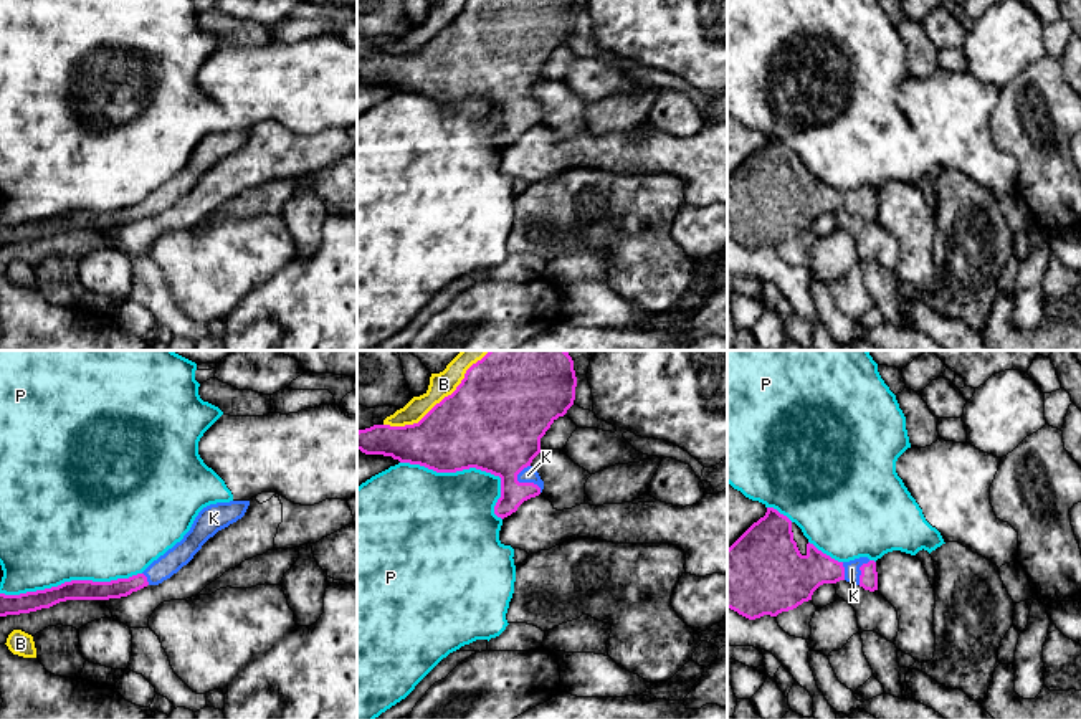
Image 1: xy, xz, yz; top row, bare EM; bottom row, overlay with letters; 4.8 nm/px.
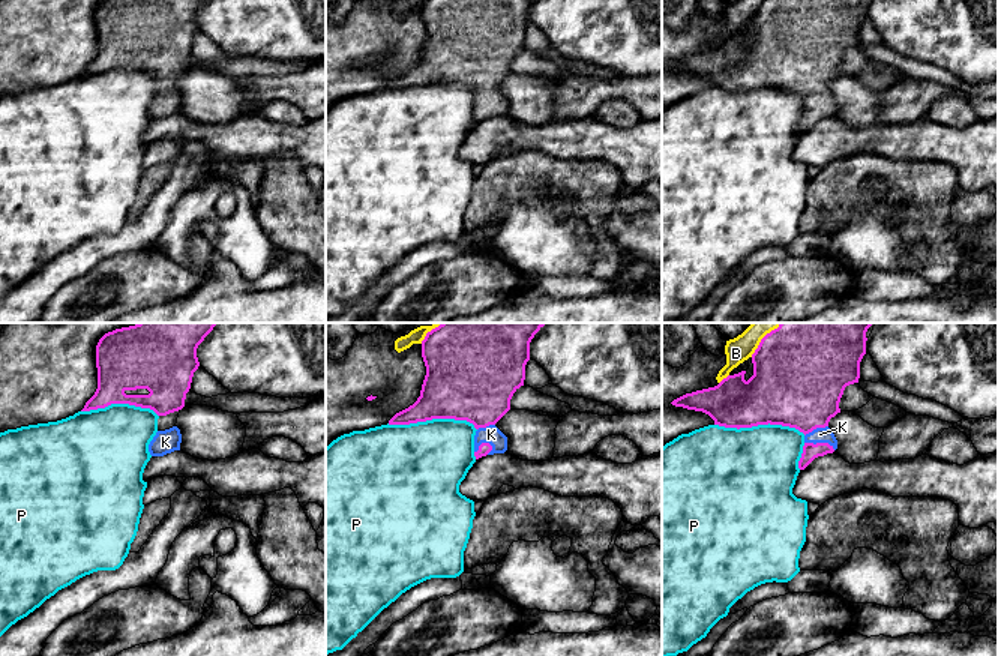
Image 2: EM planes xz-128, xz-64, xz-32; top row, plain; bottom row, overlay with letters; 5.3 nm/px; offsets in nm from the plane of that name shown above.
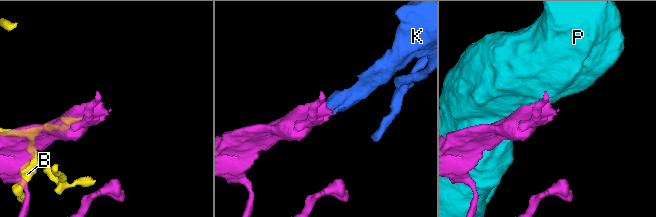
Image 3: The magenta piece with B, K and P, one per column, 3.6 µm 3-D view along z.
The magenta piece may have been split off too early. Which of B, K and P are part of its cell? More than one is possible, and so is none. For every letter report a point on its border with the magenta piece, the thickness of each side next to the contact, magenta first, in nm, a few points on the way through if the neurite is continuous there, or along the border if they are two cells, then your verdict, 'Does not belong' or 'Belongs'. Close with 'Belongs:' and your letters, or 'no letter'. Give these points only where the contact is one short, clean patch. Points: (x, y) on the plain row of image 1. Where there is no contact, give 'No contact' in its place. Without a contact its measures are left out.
B: Touches magenta at xz (430, 40). Thickness 400 nm (magenta) against 120 nm. Does not belong
K: Touches magenta at xz (524, 113). Thickness 360 nm (magenta) against 80 nm. Belongs
P: Touches magenta at xz (471, 96). Thickness 480 nm (magenta) against 400 nm. Does not belong
Belongs: K

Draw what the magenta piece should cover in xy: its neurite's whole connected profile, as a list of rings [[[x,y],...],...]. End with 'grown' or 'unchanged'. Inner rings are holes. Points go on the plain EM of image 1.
[[[230,131],[203,137],[180,172],[154,190],[142,203],[129,208],[111,212],[71,210],[20,225],[0,223],[0,246],[36,241],[66,230],[121,228],[147,215],[159,215],[187,195],[218,160],[241,149],[248,136],[250,131]]] | grown

